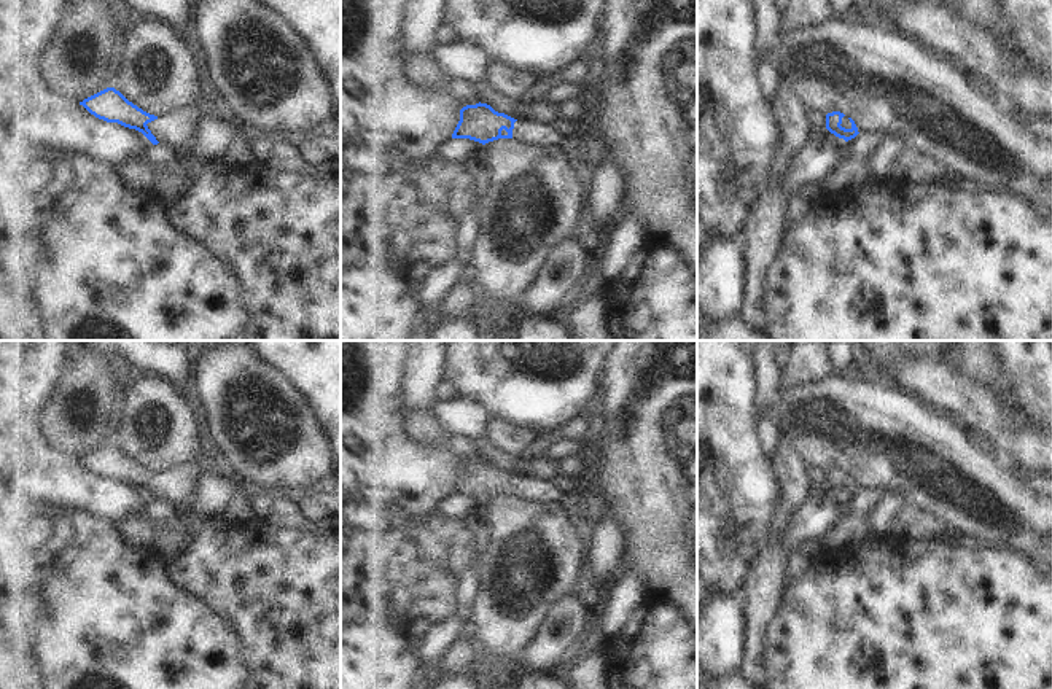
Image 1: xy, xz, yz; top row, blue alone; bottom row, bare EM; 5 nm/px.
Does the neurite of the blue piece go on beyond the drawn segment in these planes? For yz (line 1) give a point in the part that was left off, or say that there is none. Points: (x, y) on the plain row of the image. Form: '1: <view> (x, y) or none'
1: yz (845, 479)

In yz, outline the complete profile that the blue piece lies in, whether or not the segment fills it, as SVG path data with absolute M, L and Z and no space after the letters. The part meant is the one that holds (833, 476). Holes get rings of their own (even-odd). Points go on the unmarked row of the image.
M840 468L826 471L826 485L845 498L855 495L859 490L855 477Z

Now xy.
M107 444L84 455L80 461L99 476L142 489L153 501L175 501L180 506L178 516L191 511L199 477L207 469L207 465L197 460L158 474L129 458L115 444Z

